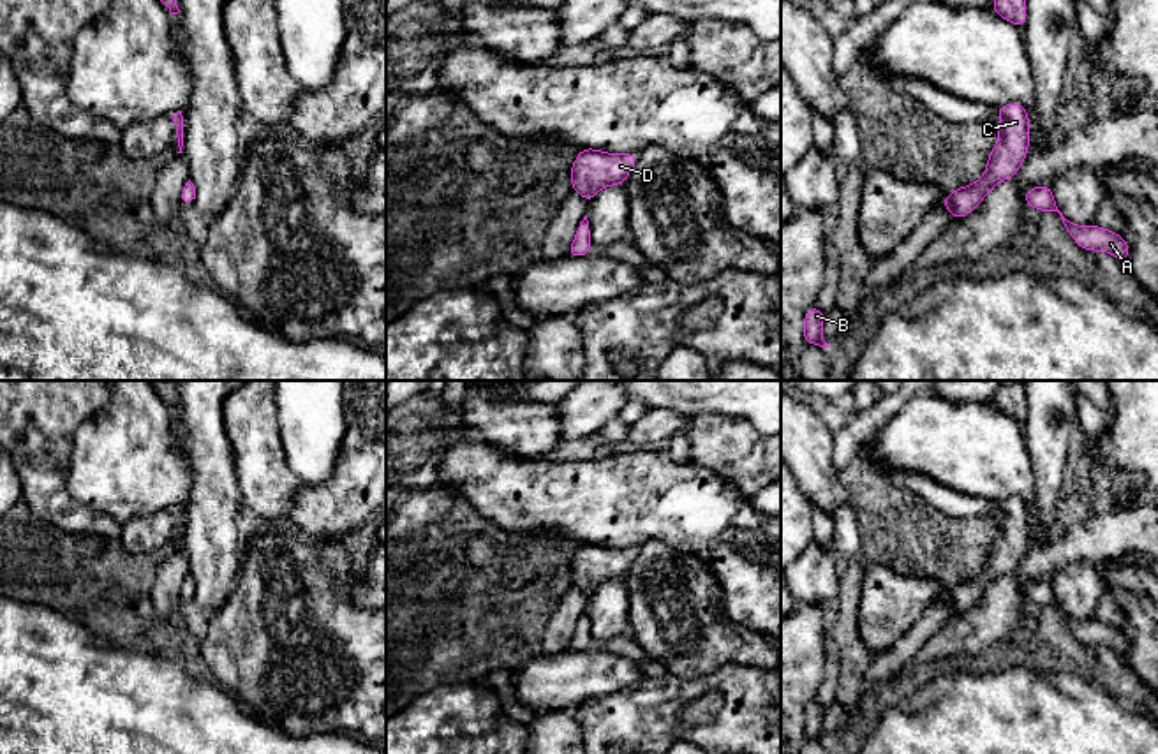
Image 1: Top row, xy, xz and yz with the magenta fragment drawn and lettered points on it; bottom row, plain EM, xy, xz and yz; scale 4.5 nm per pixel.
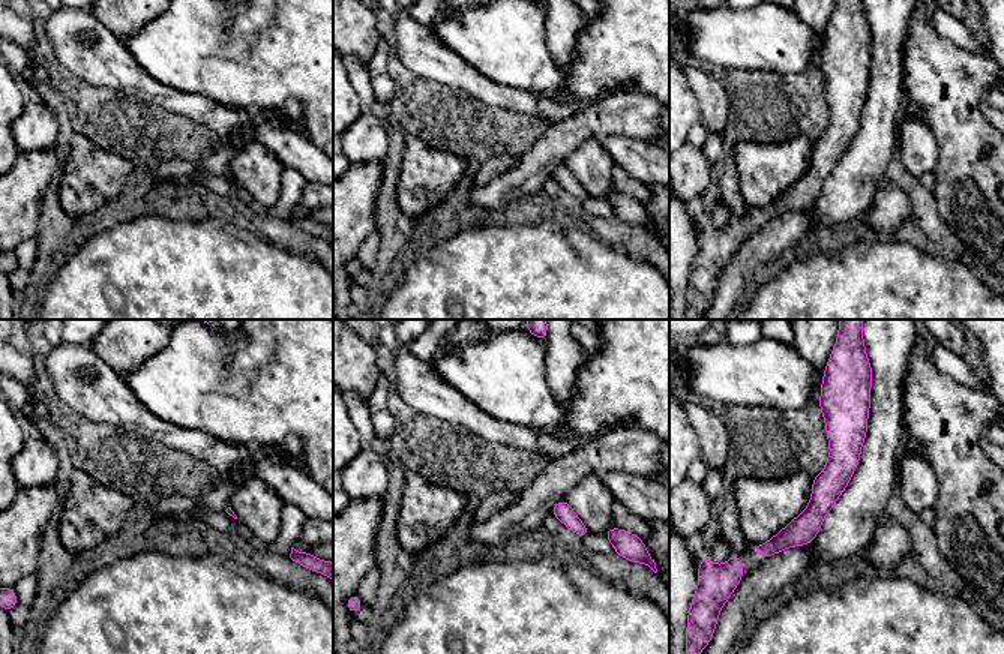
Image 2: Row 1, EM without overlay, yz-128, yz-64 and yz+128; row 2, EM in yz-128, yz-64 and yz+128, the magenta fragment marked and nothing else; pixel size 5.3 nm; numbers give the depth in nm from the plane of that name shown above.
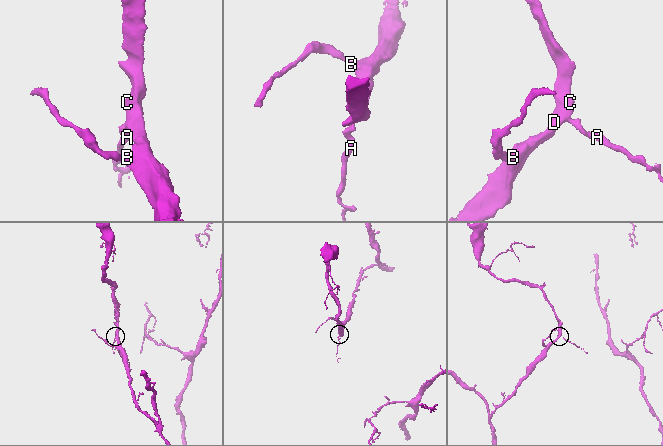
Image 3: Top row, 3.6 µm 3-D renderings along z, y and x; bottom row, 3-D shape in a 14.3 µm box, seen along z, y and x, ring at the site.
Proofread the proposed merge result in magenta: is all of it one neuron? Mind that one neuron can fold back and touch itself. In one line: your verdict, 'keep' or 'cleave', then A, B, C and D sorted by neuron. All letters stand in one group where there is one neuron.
keep | A B C D

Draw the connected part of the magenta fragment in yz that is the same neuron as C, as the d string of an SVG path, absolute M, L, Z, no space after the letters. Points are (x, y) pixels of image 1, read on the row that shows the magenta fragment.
M1008 102L996 107L996 111L1001 120L999 127L996 129L999 141L994 144L987 159L985 173L975 183L950 192L941 201L955 220L968 217L996 183L1012 180L1028 157L1028 107L1019 102Z

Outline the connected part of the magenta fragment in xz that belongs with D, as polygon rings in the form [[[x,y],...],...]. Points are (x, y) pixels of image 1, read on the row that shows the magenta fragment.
[[[582,148],[569,169],[573,192],[590,203],[601,188],[624,185],[636,160],[638,153],[606,153],[596,148]]]

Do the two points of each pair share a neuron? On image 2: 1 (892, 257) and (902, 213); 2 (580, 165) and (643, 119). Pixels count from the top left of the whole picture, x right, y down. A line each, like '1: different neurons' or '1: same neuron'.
1: different neurons
2: different neurons

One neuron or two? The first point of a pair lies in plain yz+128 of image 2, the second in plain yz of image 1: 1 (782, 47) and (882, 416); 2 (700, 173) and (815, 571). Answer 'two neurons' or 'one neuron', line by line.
1: two neurons
2: one neuron

